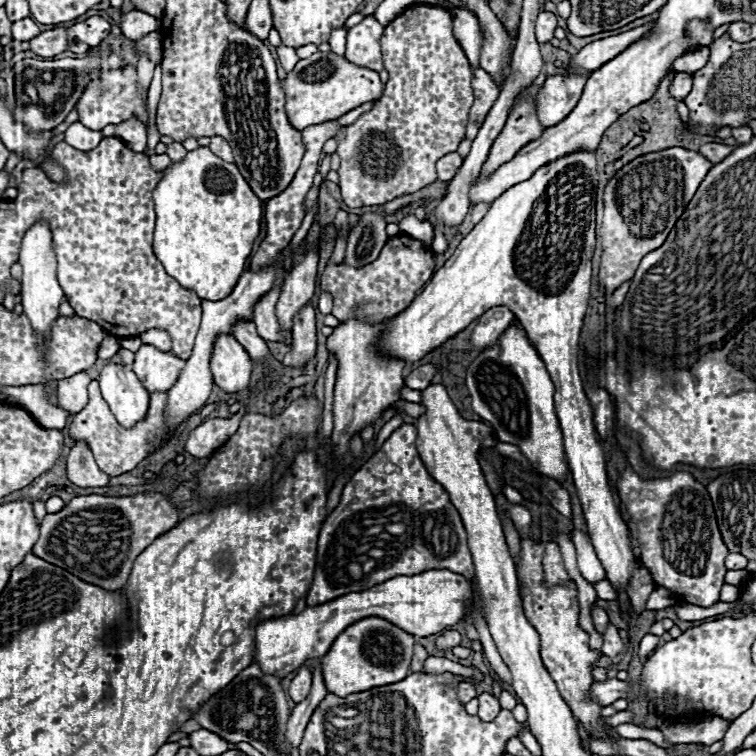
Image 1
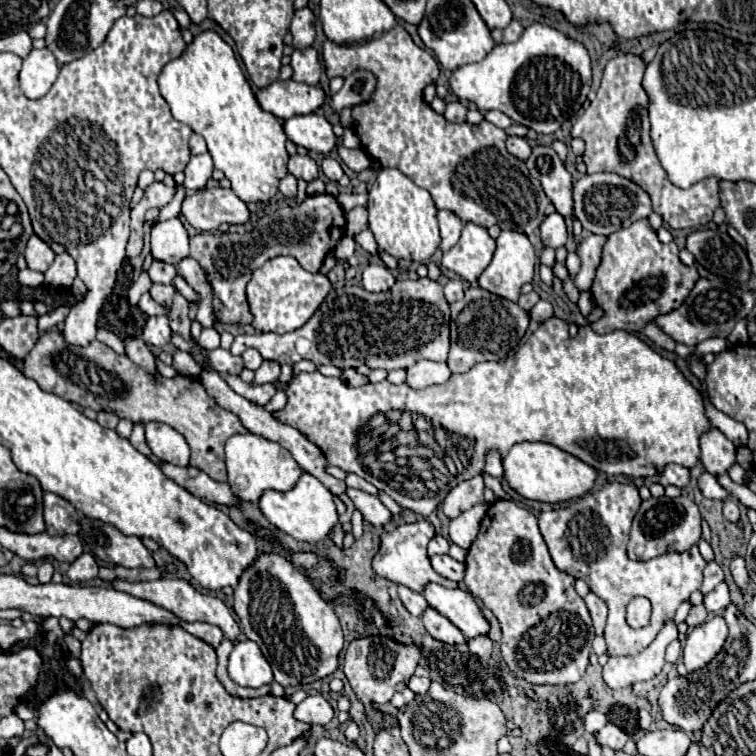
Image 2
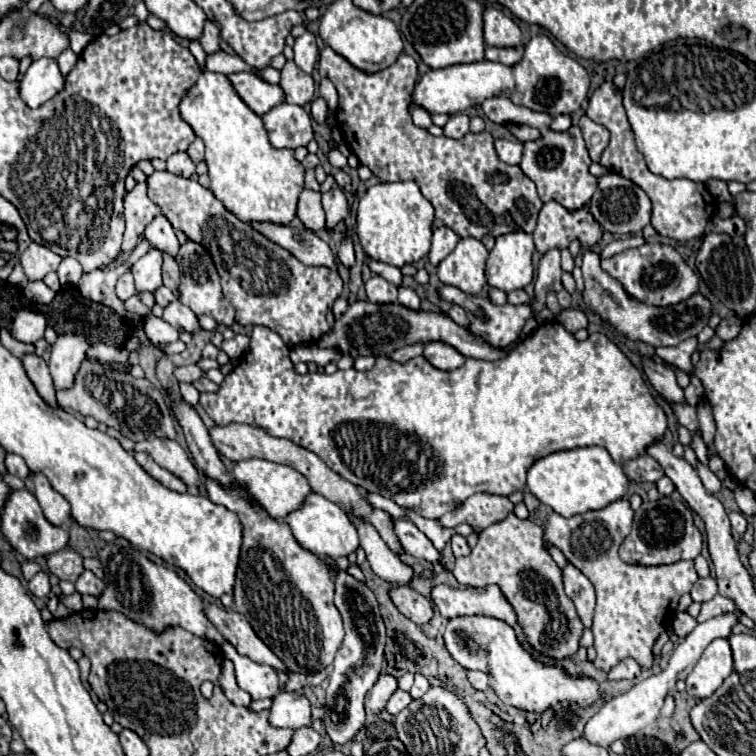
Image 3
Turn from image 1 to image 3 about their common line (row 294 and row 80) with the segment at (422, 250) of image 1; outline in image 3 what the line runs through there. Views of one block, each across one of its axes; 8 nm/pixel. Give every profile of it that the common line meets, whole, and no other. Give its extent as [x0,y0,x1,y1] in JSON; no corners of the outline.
[318,46,542,240]

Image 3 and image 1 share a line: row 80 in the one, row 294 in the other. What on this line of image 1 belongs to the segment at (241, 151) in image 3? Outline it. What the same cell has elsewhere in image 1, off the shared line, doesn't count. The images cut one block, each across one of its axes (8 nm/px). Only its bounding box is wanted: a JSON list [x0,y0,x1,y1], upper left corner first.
[154,148,264,300]

